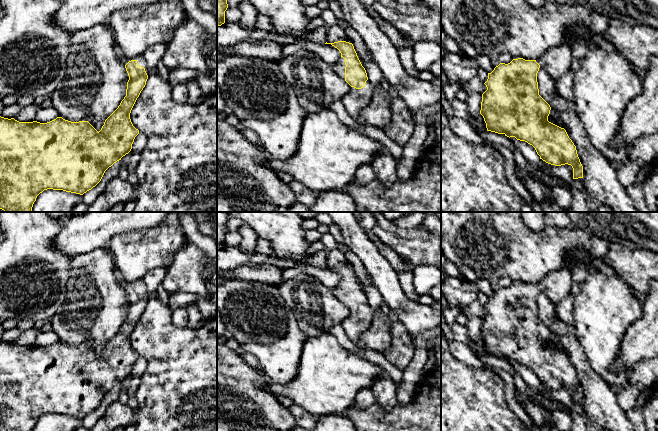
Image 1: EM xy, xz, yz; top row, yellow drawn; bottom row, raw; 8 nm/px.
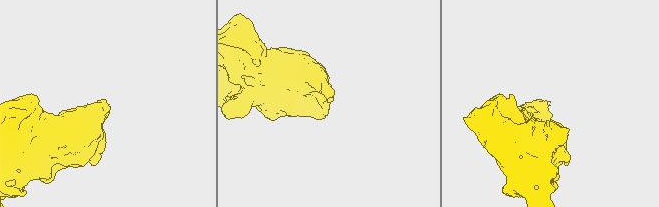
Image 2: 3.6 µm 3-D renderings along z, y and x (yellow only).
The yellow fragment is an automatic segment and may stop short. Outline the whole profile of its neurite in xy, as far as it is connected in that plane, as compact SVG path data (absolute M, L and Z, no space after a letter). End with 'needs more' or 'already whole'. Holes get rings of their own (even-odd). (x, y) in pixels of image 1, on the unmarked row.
M142 279L123 285L129 300L126 320L99 356L88 345L71 346L57 341L47 347L19 346L0 340L0 431L33 431L37 420L47 413L83 419L101 405L109 391L131 375L139 354L133 350L130 337L146 309L150 293Z; needs more

